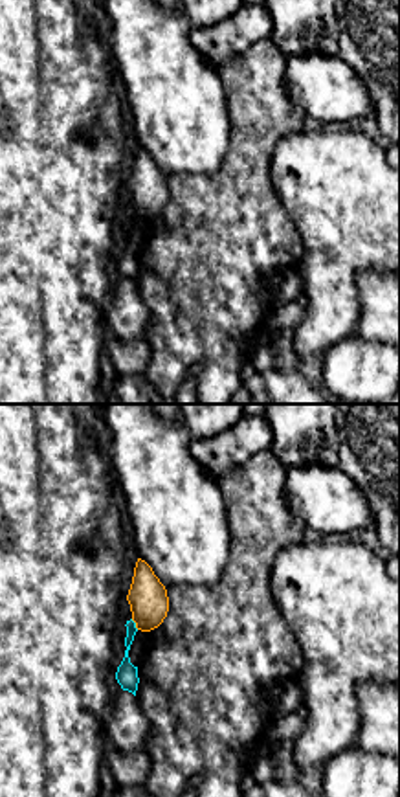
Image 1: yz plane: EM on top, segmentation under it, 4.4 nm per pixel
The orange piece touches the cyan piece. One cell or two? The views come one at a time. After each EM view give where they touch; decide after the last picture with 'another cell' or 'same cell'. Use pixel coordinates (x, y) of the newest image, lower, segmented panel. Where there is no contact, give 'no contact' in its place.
(136, 625)

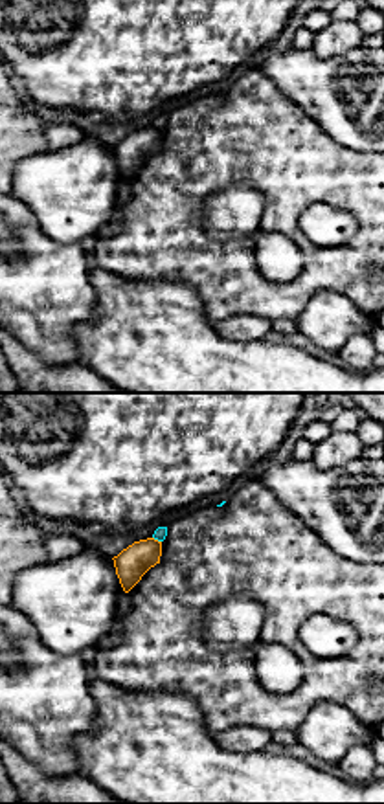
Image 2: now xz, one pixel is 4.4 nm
(157, 540)

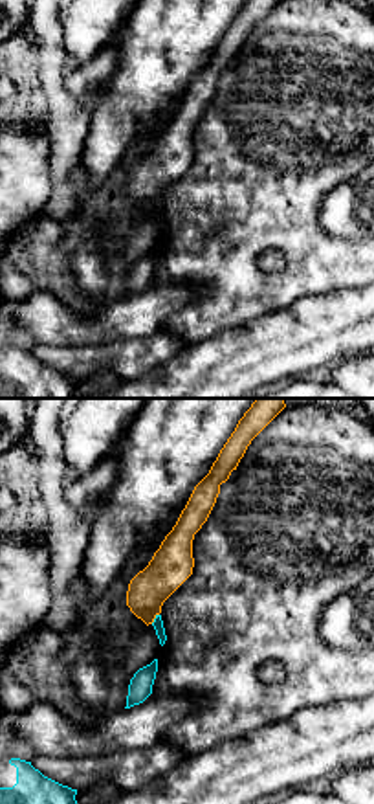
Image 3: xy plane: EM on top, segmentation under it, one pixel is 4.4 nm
(154, 617)

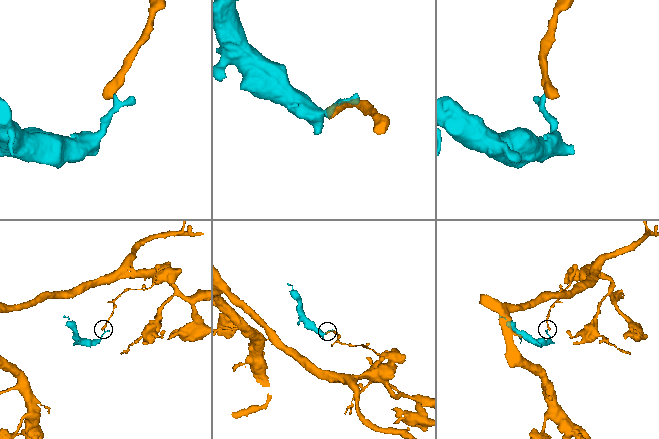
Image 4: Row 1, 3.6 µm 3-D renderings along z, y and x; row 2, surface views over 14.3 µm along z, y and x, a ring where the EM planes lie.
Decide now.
another cell

